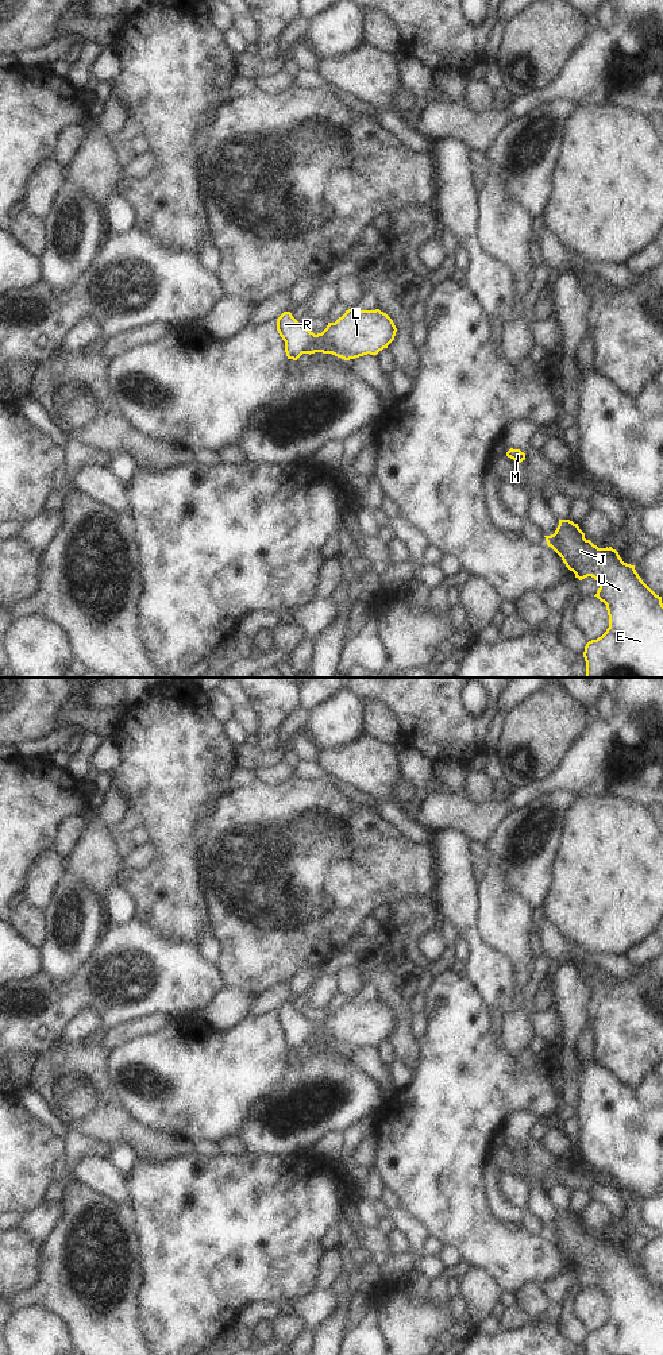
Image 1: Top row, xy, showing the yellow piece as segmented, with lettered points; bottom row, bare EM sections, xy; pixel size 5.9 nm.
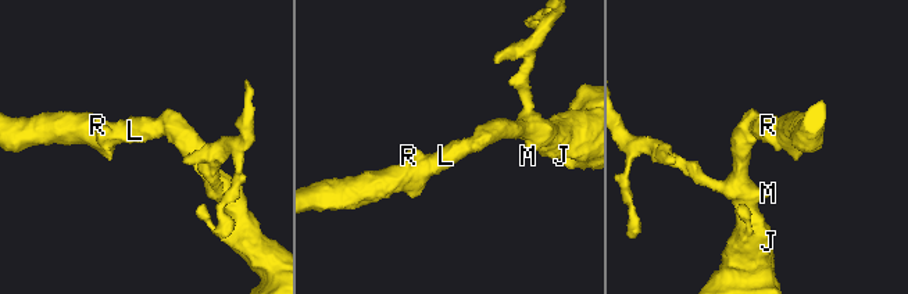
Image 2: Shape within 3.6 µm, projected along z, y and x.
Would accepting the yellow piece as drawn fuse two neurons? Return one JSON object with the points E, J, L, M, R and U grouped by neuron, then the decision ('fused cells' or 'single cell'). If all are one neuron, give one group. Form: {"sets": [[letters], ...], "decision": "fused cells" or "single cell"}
{"sets": [["E", "J", "L", "M", "U"], ["R"]], "decision": "fused cells"}

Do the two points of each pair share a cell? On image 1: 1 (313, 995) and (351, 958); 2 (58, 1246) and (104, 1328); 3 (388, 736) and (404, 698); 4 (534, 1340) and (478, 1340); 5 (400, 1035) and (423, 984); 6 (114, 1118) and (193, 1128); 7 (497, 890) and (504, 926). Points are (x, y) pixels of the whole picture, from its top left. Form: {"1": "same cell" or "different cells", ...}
{"1": "different cells", "2": "same cell", "3": "different cells", "4": "same cell", "5": "different cells", "6": "different cells", "7": "same cell"}

